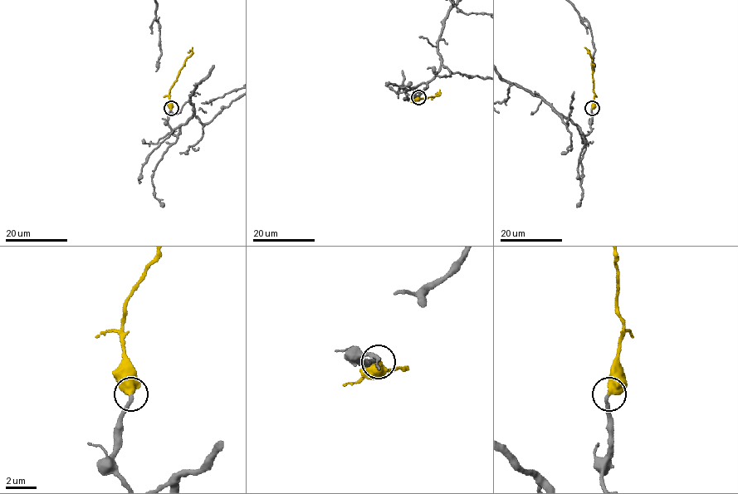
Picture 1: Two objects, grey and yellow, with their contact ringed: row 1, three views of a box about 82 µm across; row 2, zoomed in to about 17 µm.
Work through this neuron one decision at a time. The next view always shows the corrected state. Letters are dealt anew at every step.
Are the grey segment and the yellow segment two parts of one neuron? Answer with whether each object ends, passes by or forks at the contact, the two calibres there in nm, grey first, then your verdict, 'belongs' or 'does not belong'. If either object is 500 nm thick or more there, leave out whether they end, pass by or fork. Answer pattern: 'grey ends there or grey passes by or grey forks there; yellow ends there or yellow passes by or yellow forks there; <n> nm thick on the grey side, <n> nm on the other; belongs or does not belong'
240 nm thick on the grey side, 650 nm on the other; belongs

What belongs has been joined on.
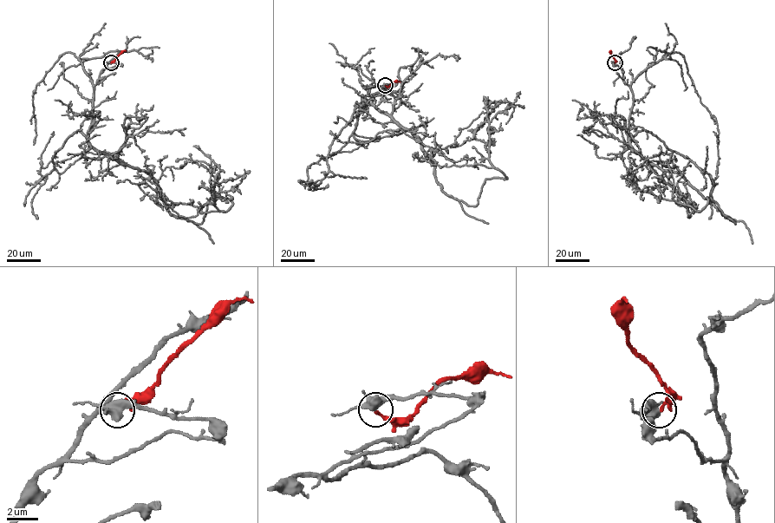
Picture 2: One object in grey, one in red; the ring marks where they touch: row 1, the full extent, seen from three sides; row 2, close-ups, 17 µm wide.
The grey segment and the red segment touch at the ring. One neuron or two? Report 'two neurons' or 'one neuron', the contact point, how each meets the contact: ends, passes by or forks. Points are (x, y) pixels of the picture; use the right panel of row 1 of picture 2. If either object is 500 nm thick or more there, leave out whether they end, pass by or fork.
two neurons | (615, 62) | grey forks | red ends

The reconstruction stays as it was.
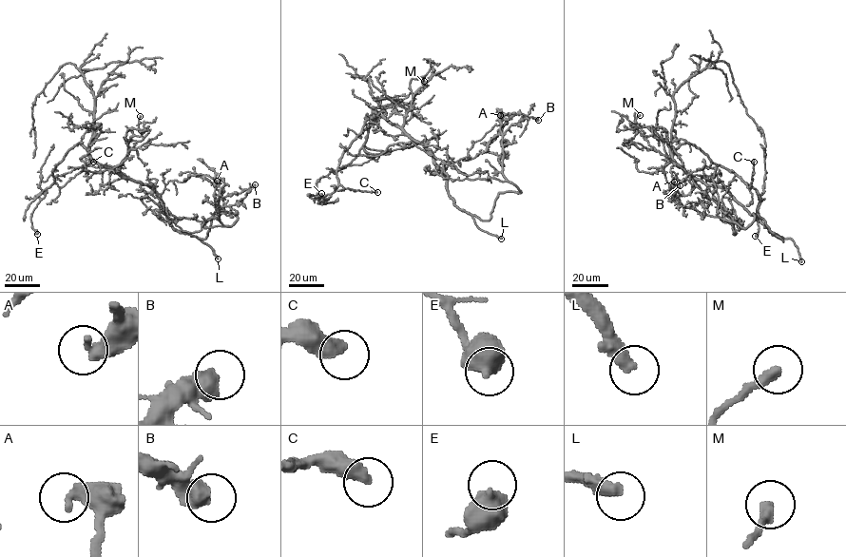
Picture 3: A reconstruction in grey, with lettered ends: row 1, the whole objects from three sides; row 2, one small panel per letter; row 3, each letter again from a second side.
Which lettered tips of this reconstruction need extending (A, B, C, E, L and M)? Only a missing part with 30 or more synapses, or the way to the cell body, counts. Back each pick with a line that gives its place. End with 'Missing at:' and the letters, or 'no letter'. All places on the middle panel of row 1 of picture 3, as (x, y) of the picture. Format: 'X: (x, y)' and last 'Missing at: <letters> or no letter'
L: (501, 239)
Missing at: L

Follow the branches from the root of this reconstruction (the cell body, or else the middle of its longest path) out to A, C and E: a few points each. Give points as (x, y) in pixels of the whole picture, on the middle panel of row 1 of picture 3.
A: (406, 134), (418, 141), (442, 169), (444, 161), (469, 179), (505, 181), (497, 109), (500, 115)
C: (406, 134), (373, 113), (342, 155), (336, 171), (338, 182), (344, 188), (377, 192)
E: (406, 134), (373, 113), (342, 155), (336, 171), (336, 188), (328, 198), (315, 197), (321, 193)

